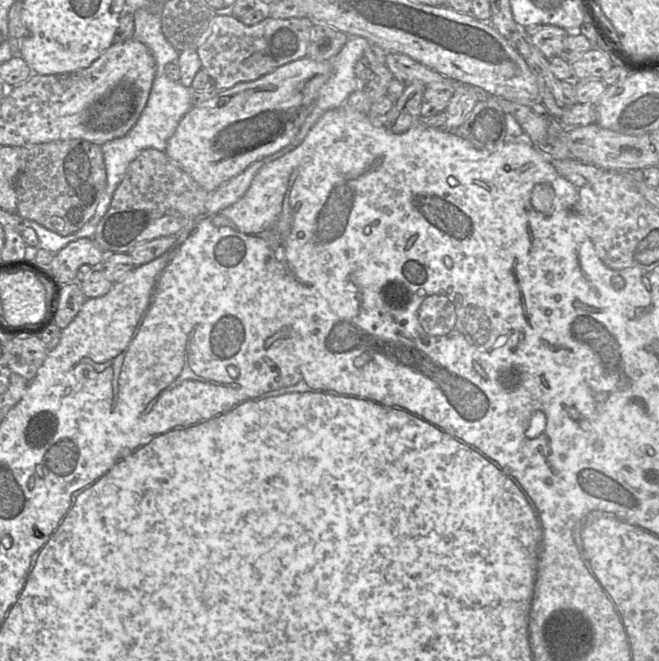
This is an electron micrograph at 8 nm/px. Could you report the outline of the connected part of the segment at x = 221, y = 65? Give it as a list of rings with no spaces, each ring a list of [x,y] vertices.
[[[216,14],[198,38],[195,51],[214,88],[222,91],[307,57],[313,27],[314,21],[308,17],[276,19],[268,16],[258,24],[247,26],[239,18]]]

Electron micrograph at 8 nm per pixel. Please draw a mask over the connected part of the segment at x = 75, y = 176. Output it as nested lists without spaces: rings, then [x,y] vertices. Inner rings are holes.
[[[72,139],[20,147],[20,168],[16,177],[16,213],[61,236],[81,229],[95,214],[107,185],[101,146]]]

